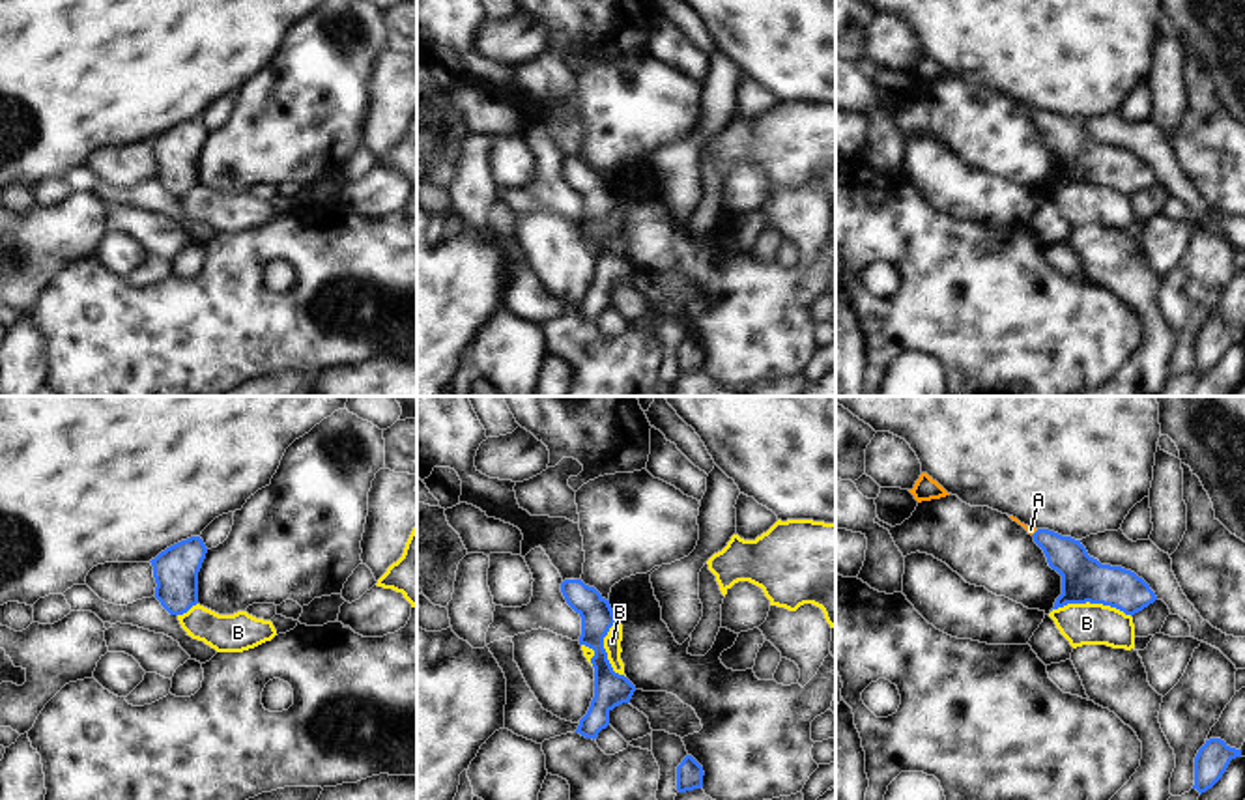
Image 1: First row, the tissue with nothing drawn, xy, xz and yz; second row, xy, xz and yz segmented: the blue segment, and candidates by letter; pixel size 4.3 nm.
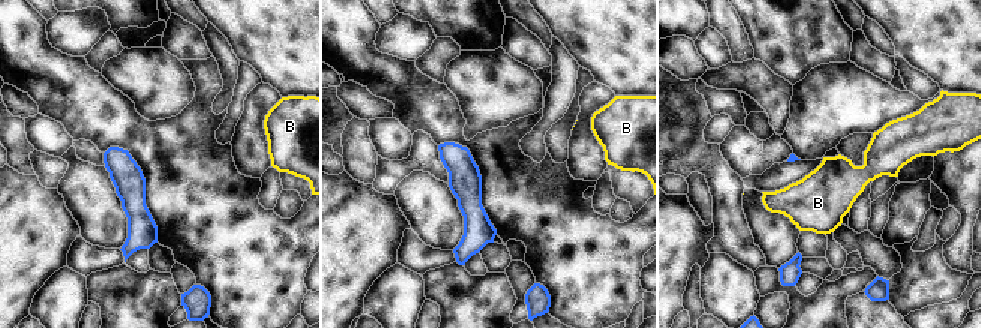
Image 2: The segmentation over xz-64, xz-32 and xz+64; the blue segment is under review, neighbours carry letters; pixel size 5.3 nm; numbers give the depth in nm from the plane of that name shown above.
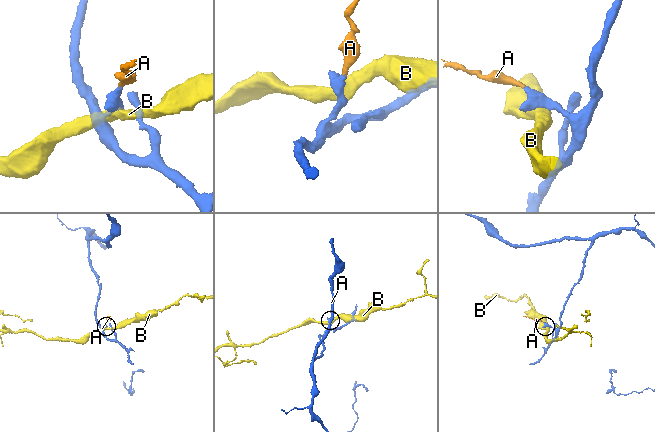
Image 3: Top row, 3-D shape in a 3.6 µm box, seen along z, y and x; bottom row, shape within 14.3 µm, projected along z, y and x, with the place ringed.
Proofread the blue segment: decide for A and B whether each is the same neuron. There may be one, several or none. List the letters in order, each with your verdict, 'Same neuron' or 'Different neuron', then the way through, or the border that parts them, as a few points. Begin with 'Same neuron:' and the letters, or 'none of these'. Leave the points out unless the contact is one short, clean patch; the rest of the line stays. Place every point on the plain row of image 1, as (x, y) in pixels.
Same neuron: A
A: Same neuron. Path across: yz (1066, 137), (1034, 114), (1030, 111)
B: Different neuron. Boundary: yz (1051, 191), (1068, 185), (1101, 184), (1131, 199).

